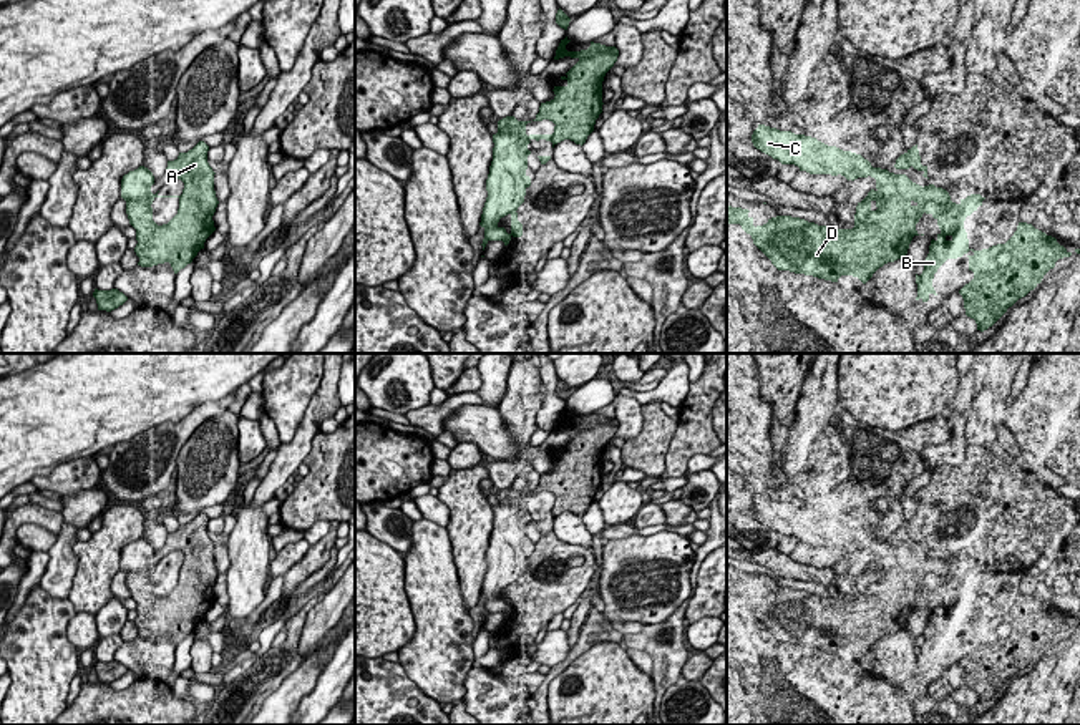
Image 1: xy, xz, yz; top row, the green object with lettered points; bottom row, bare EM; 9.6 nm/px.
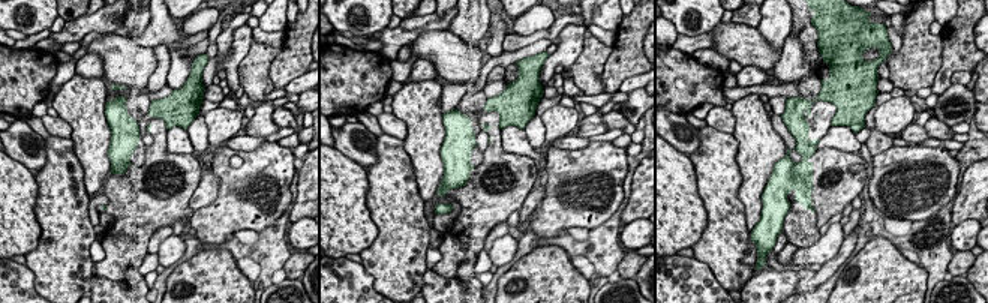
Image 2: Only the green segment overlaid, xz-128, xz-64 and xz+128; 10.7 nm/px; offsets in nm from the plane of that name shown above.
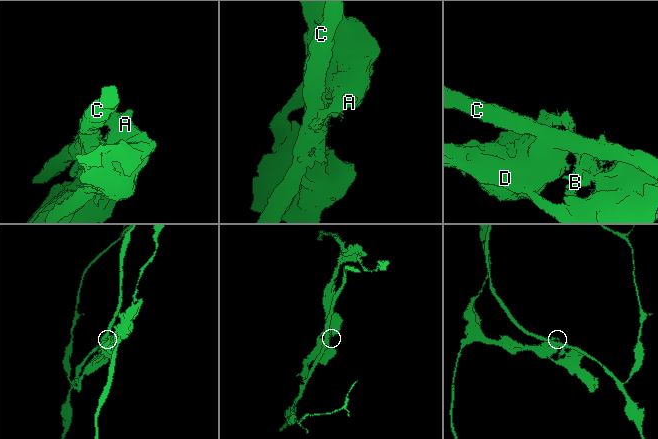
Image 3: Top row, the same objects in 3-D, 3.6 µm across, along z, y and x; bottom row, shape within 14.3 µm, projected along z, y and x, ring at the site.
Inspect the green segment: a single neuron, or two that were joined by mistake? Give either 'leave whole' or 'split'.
split

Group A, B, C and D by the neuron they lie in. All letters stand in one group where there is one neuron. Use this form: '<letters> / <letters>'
A B D / C

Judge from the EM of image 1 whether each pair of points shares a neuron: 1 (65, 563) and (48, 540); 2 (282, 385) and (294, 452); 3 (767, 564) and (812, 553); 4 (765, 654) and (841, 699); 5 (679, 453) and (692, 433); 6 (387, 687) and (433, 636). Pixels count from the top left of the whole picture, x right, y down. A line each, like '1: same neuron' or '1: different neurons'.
1: different neurons
2: different neurons
3: different neurons
4: same neuron
5: same neuron
6: different neurons

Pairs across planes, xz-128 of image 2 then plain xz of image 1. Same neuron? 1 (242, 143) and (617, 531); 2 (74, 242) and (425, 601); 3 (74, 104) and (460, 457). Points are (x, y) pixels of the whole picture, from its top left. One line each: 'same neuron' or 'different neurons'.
1: same neuron
2: same neuron
3: different neurons

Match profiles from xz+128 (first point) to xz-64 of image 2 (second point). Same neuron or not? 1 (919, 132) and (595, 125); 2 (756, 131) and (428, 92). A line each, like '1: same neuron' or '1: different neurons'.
1: same neuron
2: same neuron

